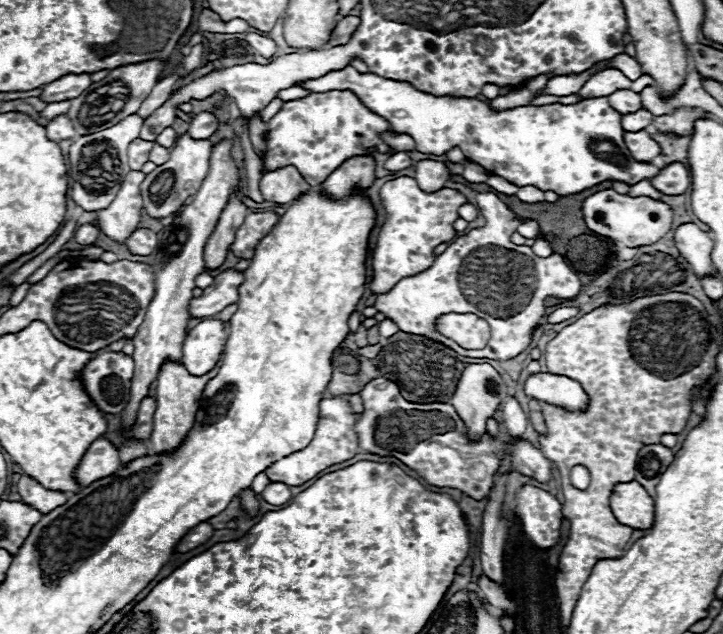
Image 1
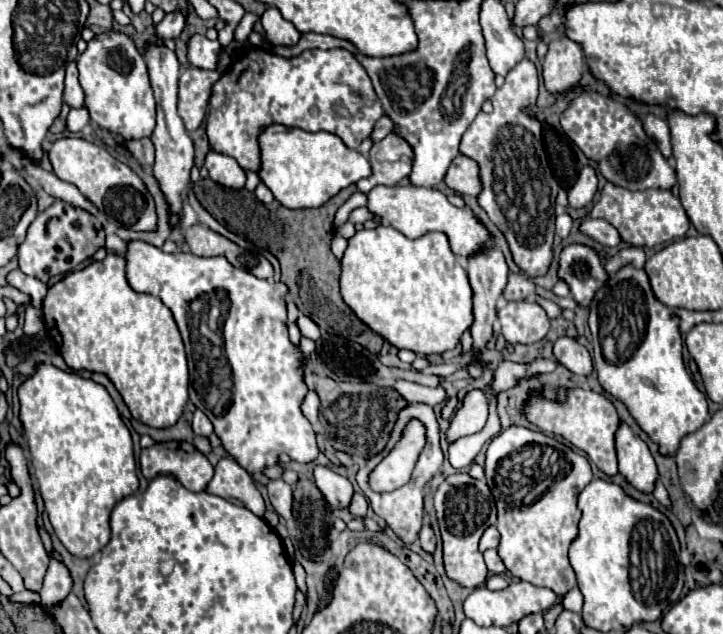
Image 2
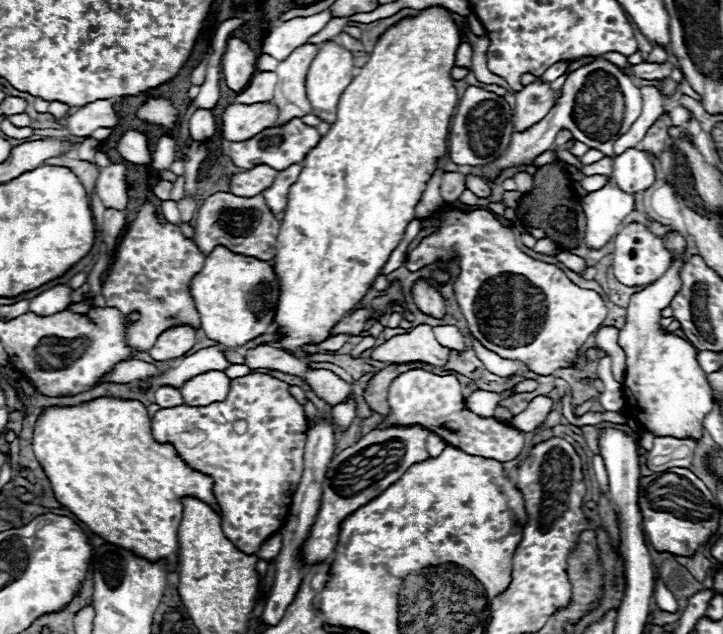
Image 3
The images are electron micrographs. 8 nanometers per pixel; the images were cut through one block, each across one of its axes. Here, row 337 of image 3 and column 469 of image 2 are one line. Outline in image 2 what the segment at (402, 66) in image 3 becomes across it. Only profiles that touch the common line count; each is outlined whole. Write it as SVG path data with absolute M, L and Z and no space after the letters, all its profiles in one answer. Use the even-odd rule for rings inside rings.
M392 226L360 230L348 240L348 248L340 264L340 292L344 302L374 334L380 334L396 348L406 348L420 356L444 354L458 346L462 334L474 322L472 288L468 282L468 274L458 256L452 254L446 234L428 232L418 240L410 240Z

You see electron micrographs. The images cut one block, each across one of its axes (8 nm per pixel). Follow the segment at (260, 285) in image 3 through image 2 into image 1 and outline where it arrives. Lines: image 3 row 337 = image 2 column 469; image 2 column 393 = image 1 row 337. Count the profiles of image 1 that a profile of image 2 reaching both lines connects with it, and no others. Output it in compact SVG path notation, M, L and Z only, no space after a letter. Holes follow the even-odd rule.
M202 320L194 326L182 346L182 364L192 376L208 374L226 344L226 324L220 320Z

